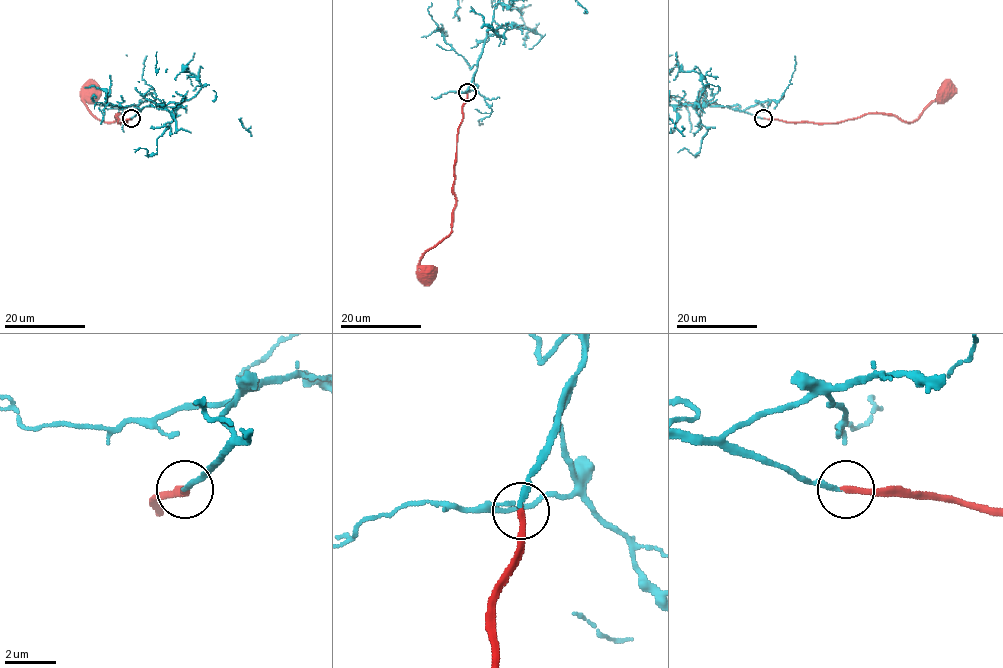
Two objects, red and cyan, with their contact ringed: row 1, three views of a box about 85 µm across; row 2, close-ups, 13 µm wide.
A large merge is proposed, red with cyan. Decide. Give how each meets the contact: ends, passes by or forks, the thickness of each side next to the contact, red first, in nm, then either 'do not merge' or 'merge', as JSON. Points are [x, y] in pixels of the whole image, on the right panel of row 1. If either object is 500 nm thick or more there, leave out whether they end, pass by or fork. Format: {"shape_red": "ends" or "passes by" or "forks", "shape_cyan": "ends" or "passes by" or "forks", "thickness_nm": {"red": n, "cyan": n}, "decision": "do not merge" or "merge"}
{"shape_red": "ends", "shape_cyan": "ends", "thickness_nm": {"red": 240, "cyan": 190}, "decision": "merge"}

